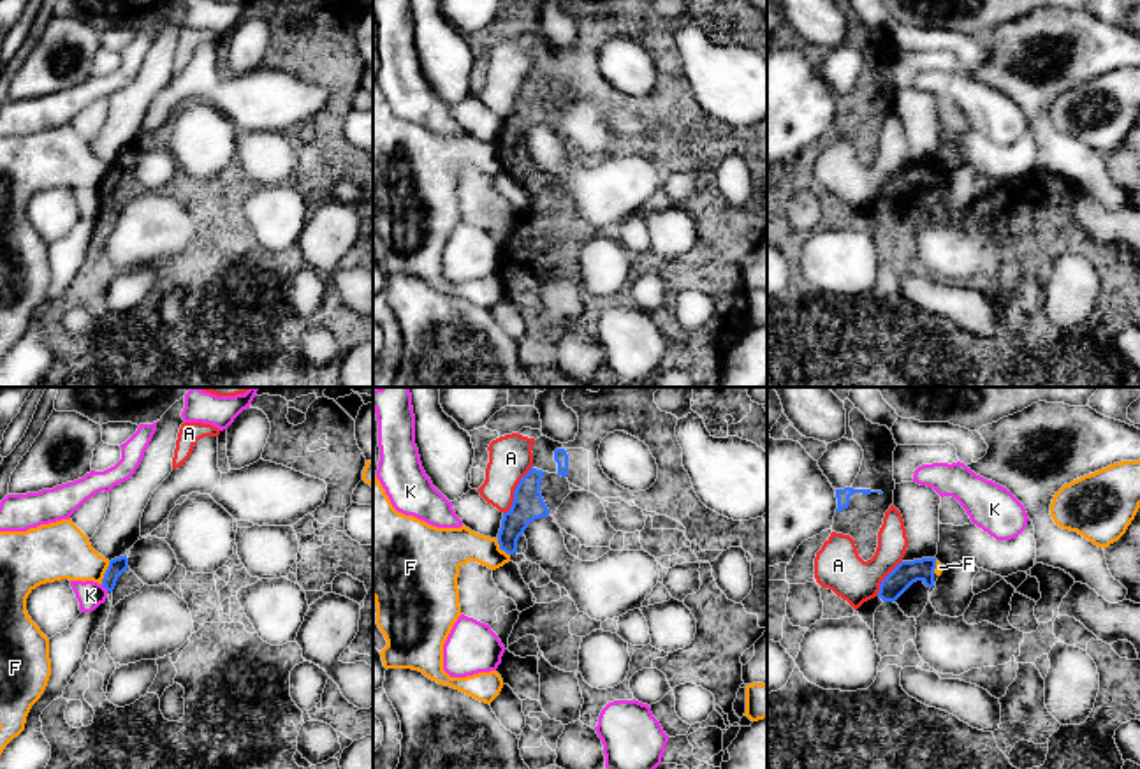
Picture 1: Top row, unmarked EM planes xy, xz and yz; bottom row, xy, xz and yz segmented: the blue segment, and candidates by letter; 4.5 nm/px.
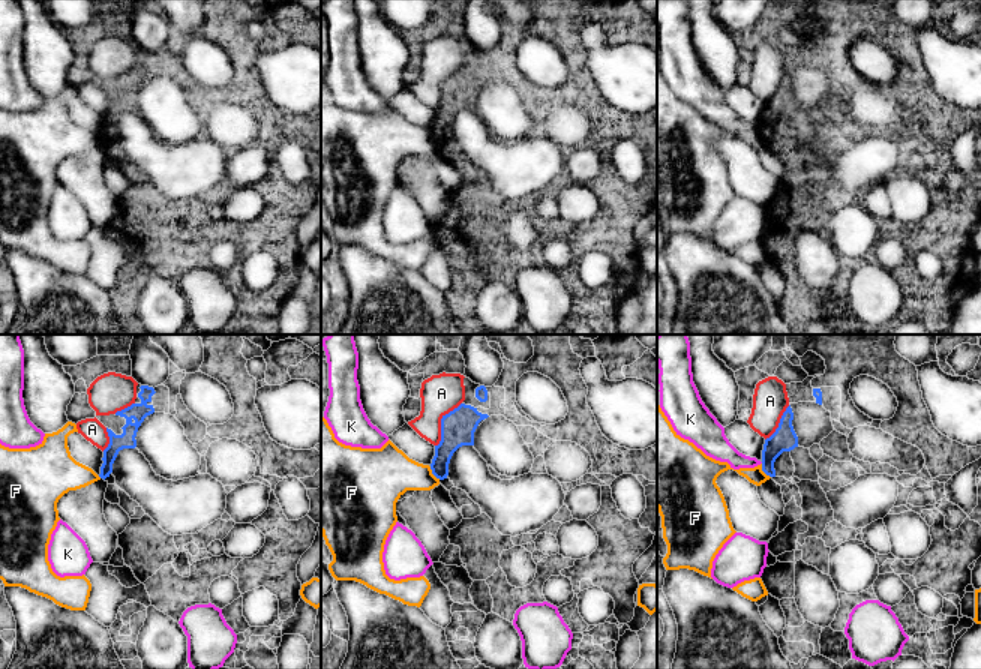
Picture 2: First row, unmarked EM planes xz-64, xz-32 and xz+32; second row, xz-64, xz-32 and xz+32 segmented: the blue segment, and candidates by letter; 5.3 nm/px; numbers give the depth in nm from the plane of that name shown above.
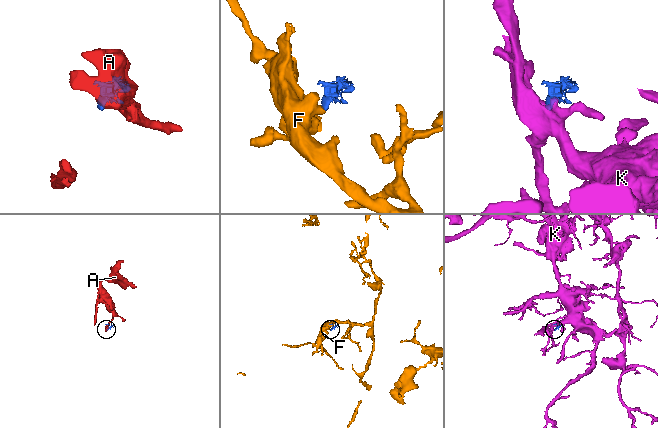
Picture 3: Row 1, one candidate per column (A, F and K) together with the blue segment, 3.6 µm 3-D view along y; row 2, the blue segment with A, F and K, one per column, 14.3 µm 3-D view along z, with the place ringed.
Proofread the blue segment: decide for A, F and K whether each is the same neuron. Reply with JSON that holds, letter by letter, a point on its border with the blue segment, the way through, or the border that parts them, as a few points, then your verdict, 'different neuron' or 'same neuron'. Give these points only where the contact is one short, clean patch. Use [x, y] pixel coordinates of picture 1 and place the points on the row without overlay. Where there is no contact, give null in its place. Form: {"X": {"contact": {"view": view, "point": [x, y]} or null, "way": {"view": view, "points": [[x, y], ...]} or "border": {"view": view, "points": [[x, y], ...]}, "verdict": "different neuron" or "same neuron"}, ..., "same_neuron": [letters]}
{"A": {"contact": {"view": "xz", "point": [516, 95]}, "verdict": "different neuron"}, "F": {"contact": {"view": "xy", "point": [106, 178]}, "border": {"view": "xy", "points": [[109, 168], [101, 189]]}, "verdict": "different neuron"}, "K": {"contact": {"view": "xy", "point": [104, 192]}, "border": {"view": "xy", "points": [[101, 190], [108, 196]]}, "verdict": "different neuron"}, "same_neuron": []}

